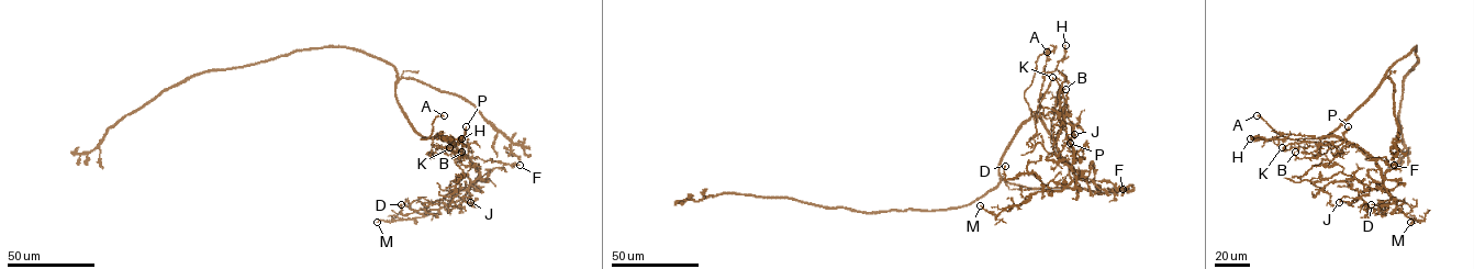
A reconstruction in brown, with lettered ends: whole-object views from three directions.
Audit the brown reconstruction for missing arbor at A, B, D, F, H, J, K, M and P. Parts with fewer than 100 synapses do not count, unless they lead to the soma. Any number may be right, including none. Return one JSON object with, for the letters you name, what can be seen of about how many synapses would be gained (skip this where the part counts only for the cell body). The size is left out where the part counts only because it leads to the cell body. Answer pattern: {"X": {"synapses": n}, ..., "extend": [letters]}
{"extend": ["A"]}

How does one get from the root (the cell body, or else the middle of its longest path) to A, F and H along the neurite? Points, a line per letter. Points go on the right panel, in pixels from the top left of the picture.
A: (1400, 58), (1389, 69), (1382, 83), (1322, 137), (1291, 139), (1279, 135), (1257, 115)
F: (1400, 58), (1382, 83), (1321, 137), (1340, 136), (1394, 165)
H: (1400, 58), (1389, 69), (1382, 83), (1328, 135), (1317, 138), (1281, 134), (1268, 139), (1258, 136), (1250, 138)

